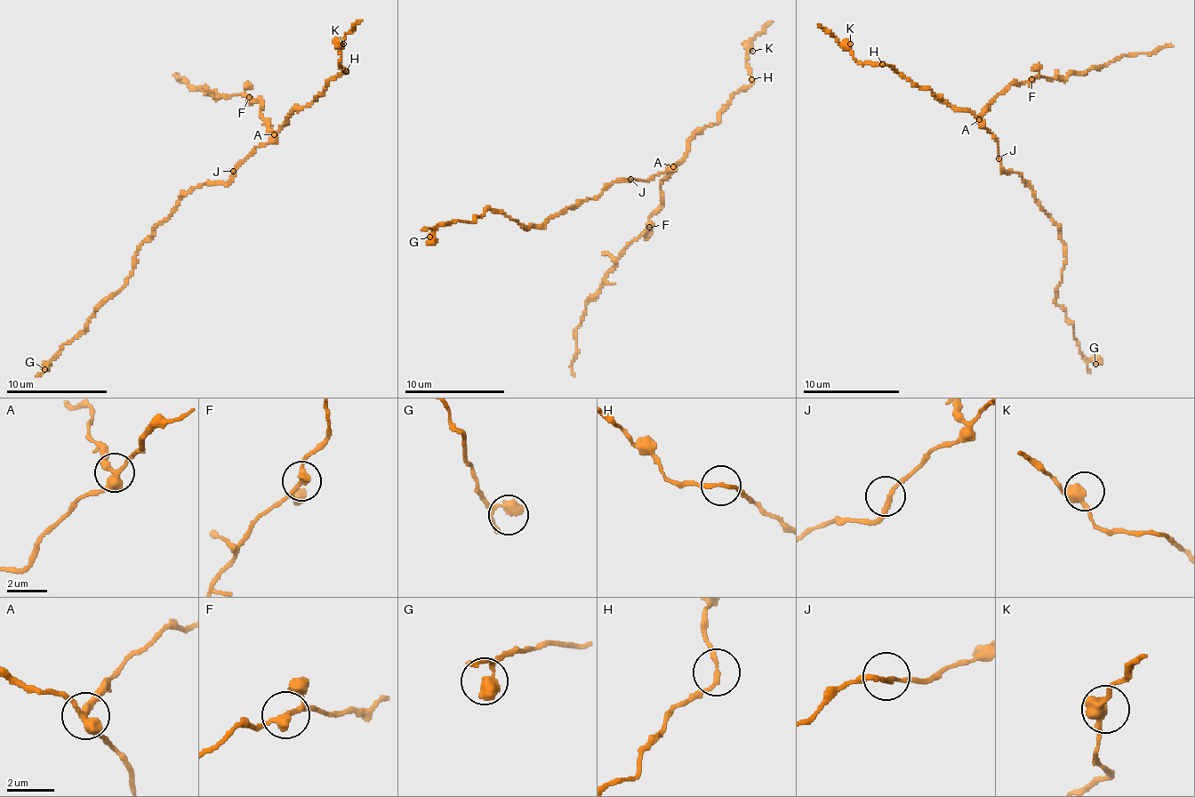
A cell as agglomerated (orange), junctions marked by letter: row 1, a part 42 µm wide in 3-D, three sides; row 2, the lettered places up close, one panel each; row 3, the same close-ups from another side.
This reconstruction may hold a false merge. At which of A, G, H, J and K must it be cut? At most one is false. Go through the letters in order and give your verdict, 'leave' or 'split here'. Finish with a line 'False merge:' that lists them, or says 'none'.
A: split here
G: leave
H: leave
J: leave
K: leave
False merge: A

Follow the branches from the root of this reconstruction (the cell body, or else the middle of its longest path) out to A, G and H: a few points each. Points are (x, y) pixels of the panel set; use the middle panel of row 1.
A: (632, 181), (648, 181), (674, 166)
G: (632, 181), (612, 181), (597, 197), (526, 229), (518, 221), (489, 208), (470, 222), (442, 223), (429, 236)
H: (632, 181), (648, 181), (682, 161), (692, 137), (717, 122), (720, 110), (731, 96), (743, 91), (750, 78)

